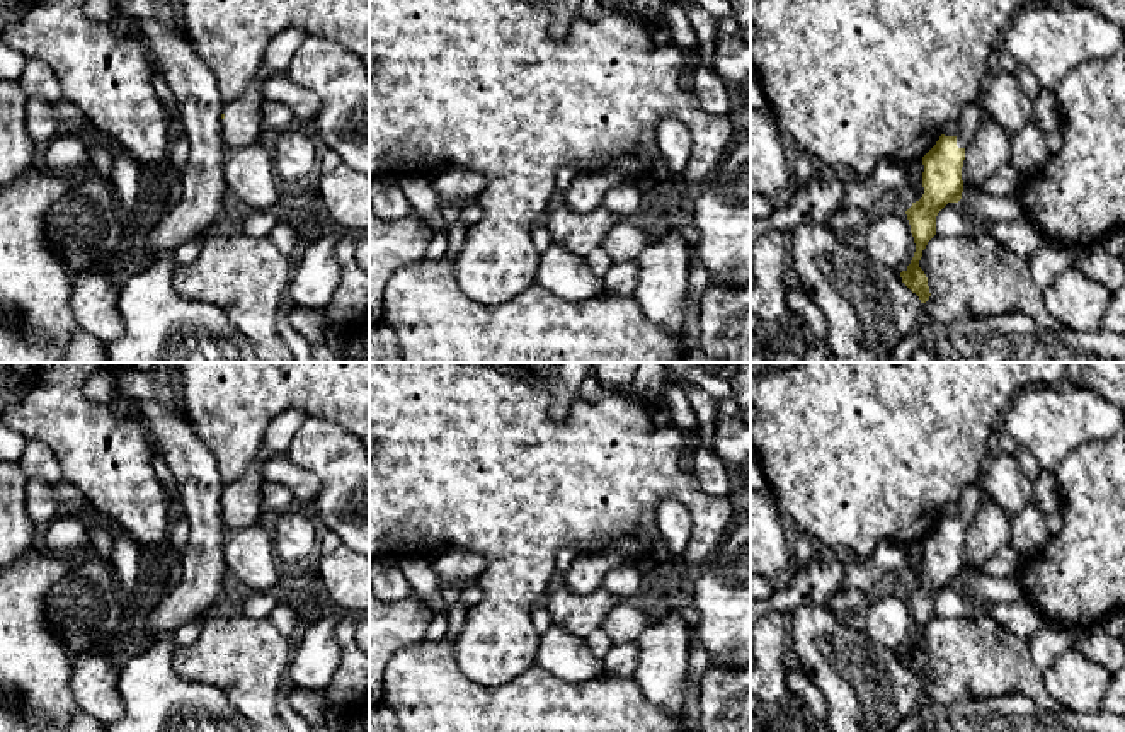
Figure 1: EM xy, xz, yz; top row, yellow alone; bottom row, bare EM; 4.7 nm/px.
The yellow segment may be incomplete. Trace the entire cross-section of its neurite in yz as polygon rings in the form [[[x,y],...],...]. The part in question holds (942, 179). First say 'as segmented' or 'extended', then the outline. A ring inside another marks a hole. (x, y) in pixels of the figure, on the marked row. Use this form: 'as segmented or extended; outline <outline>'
extended; outline [[[968,102],[960,117],[957,136],[941,134],[936,145],[922,157],[924,194],[905,211],[916,252],[905,271],[900,272],[902,283],[926,303],[931,296],[928,277],[919,267],[922,250],[936,235],[936,216],[948,203],[958,203],[963,192],[962,167],[965,148],[987,112],[982,102]]]

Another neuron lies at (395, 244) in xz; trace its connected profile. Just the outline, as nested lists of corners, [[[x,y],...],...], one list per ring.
[[[369,208],[369,327],[383,322],[383,300],[391,276],[425,257],[434,230],[414,214],[386,221]]]

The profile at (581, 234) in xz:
[[[560,199],[550,208],[548,230],[553,245],[560,245],[577,255],[589,255],[594,249],[602,245],[602,238],[611,228],[625,218],[611,213],[601,206],[592,213],[574,213]]]

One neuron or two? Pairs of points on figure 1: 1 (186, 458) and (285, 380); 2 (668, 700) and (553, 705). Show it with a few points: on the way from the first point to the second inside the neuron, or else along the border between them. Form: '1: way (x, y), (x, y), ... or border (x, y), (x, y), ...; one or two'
1: border (181, 414), (213, 457), (220, 480); two
2: border (632, 676), (640, 690), (668, 714); two

